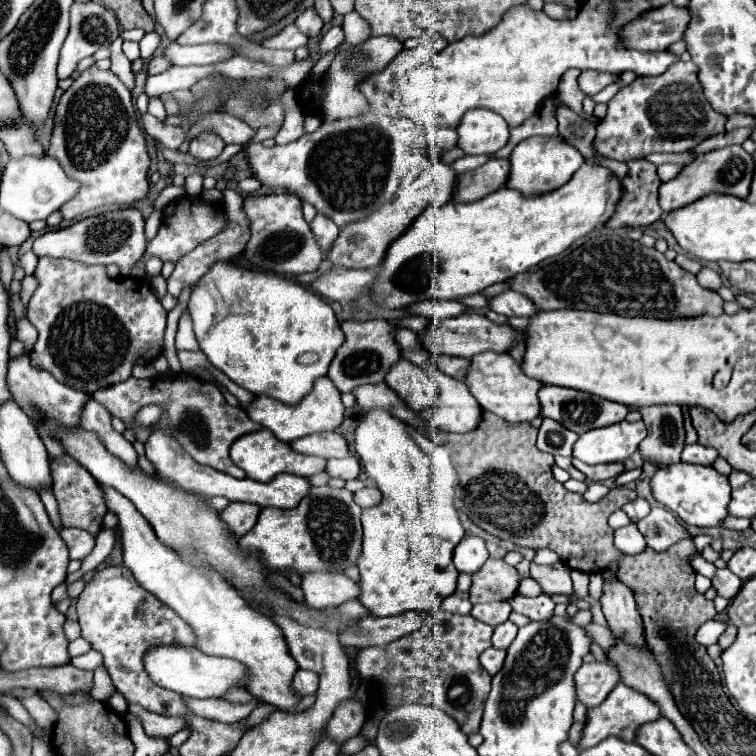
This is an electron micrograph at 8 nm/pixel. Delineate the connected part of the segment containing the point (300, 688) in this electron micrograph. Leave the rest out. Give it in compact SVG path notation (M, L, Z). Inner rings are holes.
M298 670L294 674L294 690L296 694L300 696L308 696L308 694L314 694L318 690L318 674L312 672L312 670Z

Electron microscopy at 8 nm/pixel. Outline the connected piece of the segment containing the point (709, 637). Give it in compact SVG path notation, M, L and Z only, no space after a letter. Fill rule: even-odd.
M708 620L708 622L704 622L704 624L698 628L695 638L698 644L708 647L710 644L716 644L716 640L718 640L718 636L724 632L724 628L726 628L724 622Z

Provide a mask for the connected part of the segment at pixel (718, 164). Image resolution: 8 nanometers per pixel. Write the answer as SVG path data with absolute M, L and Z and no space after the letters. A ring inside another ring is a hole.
M726 146L720 150L712 150L706 154L700 154L694 162L686 164L680 174L668 182L660 184L658 198L660 198L660 208L662 208L662 218L664 220L672 210L678 210L680 206L688 206L708 194L730 194L738 198L746 198L750 194L750 184L754 176L754 160L752 156L742 148L742 146Z

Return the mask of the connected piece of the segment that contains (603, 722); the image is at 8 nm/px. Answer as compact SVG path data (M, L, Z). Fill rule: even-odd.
M618 682L612 690L612 694L608 694L608 698L596 706L596 708L588 708L588 716L586 716L586 724L582 728L582 736L580 736L580 748L592 748L596 746L600 740L608 738L608 736L616 736L622 740L634 740L634 732L640 724L644 722L652 722L656 718L660 718L660 708L644 694L640 694L638 690L632 690L630 686L626 686L624 682Z

